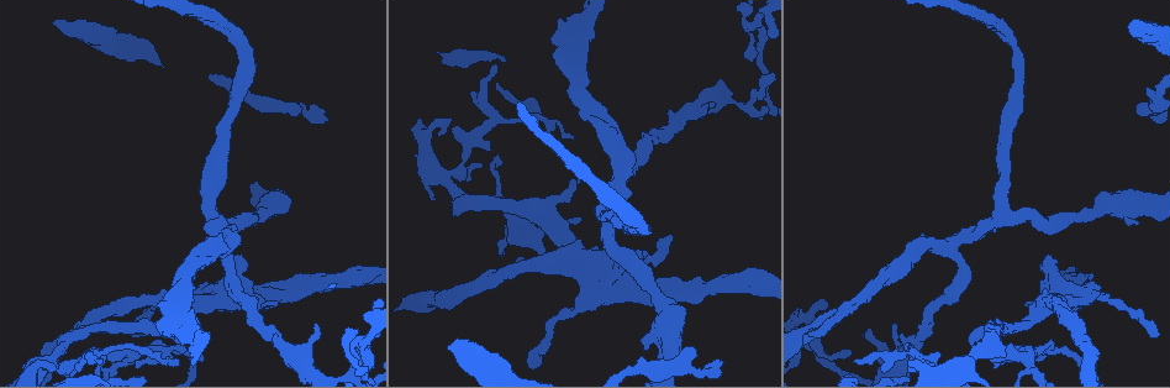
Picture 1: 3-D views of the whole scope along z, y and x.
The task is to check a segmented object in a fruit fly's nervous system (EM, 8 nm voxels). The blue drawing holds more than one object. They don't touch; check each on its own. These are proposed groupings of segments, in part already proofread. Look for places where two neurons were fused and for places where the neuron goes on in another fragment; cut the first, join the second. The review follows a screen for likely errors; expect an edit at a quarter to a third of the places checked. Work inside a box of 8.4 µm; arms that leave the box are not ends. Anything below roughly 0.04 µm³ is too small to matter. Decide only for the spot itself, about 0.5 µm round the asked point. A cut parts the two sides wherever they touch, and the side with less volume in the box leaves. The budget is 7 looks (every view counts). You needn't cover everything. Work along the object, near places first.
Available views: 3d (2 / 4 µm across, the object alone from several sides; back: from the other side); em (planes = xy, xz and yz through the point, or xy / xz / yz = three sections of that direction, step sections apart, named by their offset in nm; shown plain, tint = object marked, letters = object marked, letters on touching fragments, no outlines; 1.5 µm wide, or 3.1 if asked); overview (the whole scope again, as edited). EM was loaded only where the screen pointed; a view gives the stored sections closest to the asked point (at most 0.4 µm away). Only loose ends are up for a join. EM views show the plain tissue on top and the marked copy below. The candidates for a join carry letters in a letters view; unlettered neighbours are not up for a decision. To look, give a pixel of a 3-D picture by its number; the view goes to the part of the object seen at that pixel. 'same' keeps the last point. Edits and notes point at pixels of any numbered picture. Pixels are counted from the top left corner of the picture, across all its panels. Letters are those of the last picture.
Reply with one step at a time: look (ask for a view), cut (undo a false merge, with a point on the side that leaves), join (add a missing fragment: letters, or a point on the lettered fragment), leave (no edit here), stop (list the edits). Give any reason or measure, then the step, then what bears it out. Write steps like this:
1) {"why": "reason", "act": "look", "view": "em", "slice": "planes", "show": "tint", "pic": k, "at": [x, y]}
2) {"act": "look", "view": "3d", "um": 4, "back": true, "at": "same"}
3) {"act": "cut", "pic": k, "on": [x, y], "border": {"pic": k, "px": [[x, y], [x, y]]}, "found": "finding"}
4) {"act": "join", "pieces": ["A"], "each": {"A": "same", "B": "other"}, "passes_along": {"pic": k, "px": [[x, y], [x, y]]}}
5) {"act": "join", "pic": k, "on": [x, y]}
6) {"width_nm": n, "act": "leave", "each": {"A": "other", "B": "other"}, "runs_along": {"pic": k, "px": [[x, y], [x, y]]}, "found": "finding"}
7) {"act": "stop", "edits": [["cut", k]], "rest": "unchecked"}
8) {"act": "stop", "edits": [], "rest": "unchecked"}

{"act": "look", "view": "em", "slice": "planes", "show": "letters", "pic": 1, "at": [645, 347]}

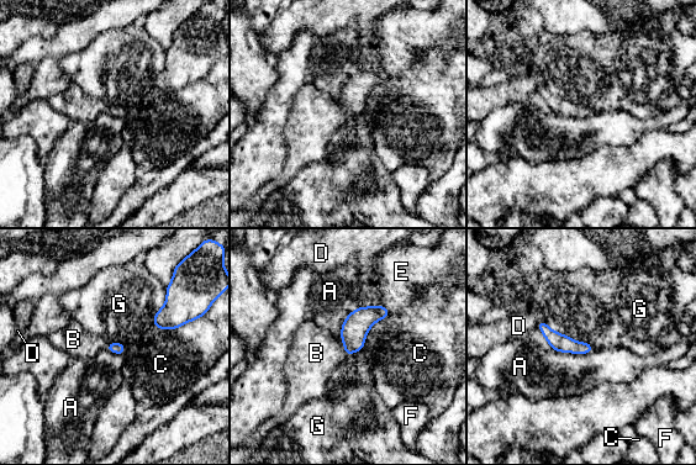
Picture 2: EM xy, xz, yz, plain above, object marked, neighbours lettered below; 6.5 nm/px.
{"act": "join", "pieces": ["B"], "each": {"A": "other", "B": "same", "C": "other", "D": "other", "E": "other", "F": "other", "G": "other"}, "found": "the neuron continues"}

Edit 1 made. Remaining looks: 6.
{"act": "look", "view": "3d", "um": 2, "back": true, "pic": 1, "at": [574, 314]}

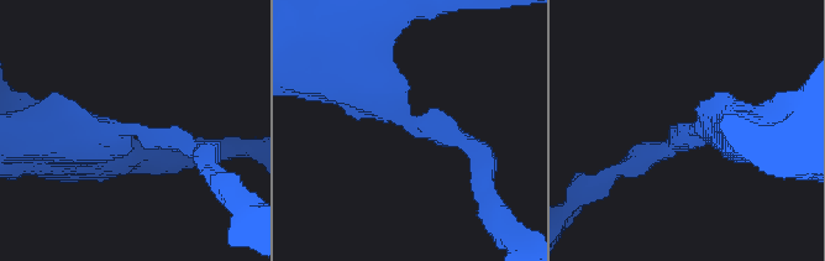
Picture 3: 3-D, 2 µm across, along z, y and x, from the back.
{"why": "shape alone is not enough", "act": "look", "view": "em", "slice": "planes", "show": "letters", "pic": 3, "at": [685, 125]}

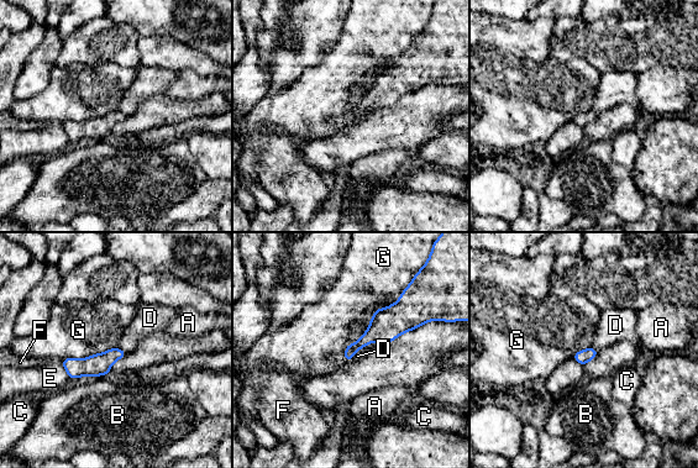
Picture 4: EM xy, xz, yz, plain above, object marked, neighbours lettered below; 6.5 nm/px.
{"act": "leave", "each": {"A": "other", "B": "other", "C": "other", "D": "other", "E": "other", "F": "other", "G": "other"}, "found": "all the same neuron"}

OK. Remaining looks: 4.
{"why": "tapers out", "act": "look", "view": "3d", "um": 2, "pic": 1, "at": [1024, 303]}

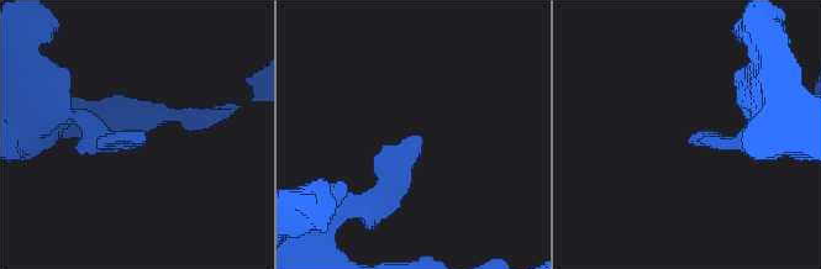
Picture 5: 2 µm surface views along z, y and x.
{"act": "look", "view": "em", "slice": "yz", "step": 4, "show": "letters", "pic": 5, "at": [141, 142]}

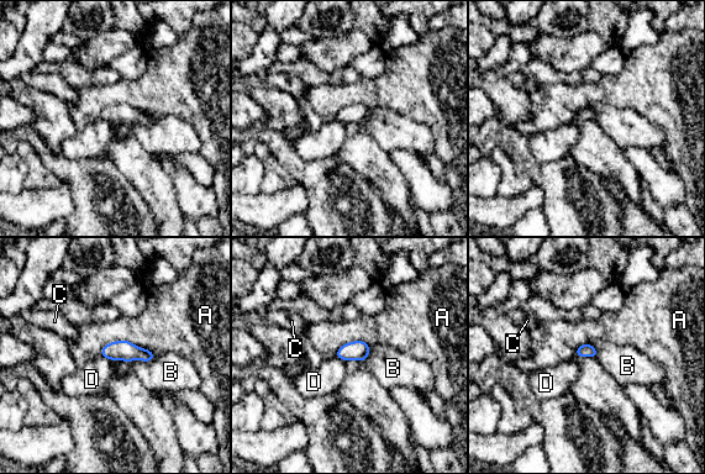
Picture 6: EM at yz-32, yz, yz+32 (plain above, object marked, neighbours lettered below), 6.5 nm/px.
{"act": "leave", "each": {"A": "other", "B": "other", "C": "other", "D": "other"}, "border": {"pic": 6, "px": [[154, 354], [150, 361], [131, 362]]}, "found": "no lettered fragment goes on from it"}

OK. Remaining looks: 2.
{"act": "stop", "edits": [["join", 2]], "rest": "unchecked"}

